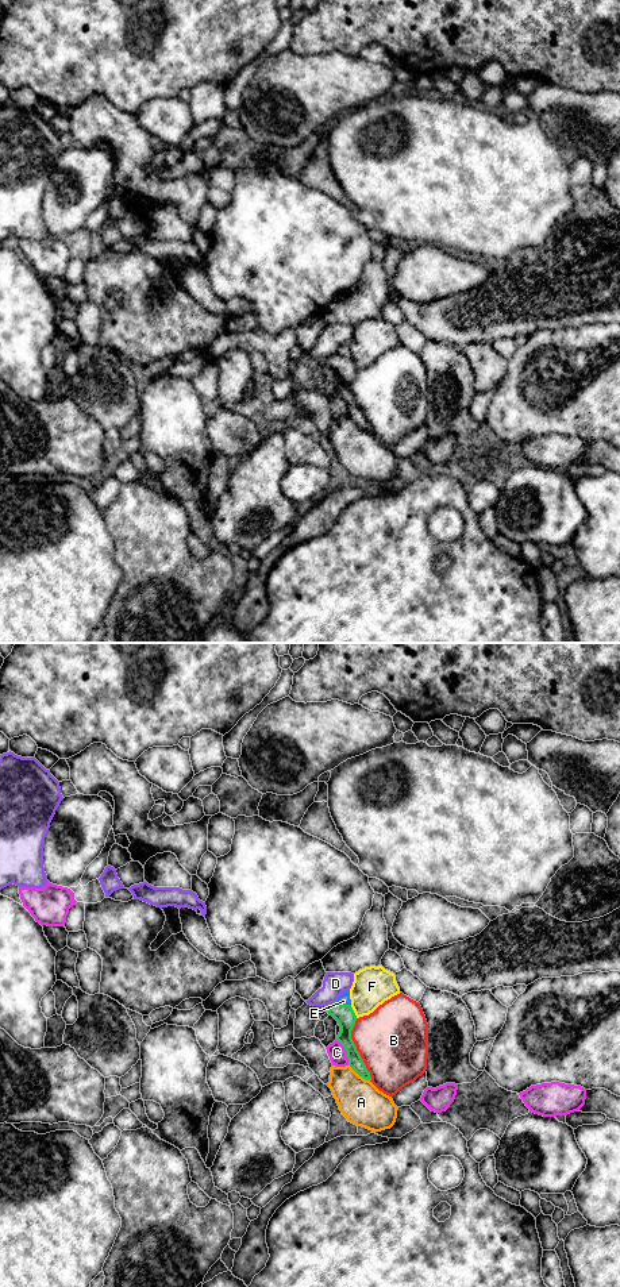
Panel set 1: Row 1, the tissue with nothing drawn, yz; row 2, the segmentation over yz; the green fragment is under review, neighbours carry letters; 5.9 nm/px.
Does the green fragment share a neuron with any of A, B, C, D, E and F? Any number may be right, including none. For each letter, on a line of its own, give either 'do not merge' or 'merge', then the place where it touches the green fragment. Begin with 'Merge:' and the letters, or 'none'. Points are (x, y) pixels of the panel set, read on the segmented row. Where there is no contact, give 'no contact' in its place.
Merge: none
A: do not merge; meets green in yz at (359, 1075)
B: do not merge; meets green in yz at (355, 1049)
C: do not merge; meets green in yz at (346, 1051)
D: do not merge; meets green in yz at (331, 1004)
E: do not merge; meets green in yz at (343, 1005)
F: do not merge; meets green in yz at (353, 1012)

